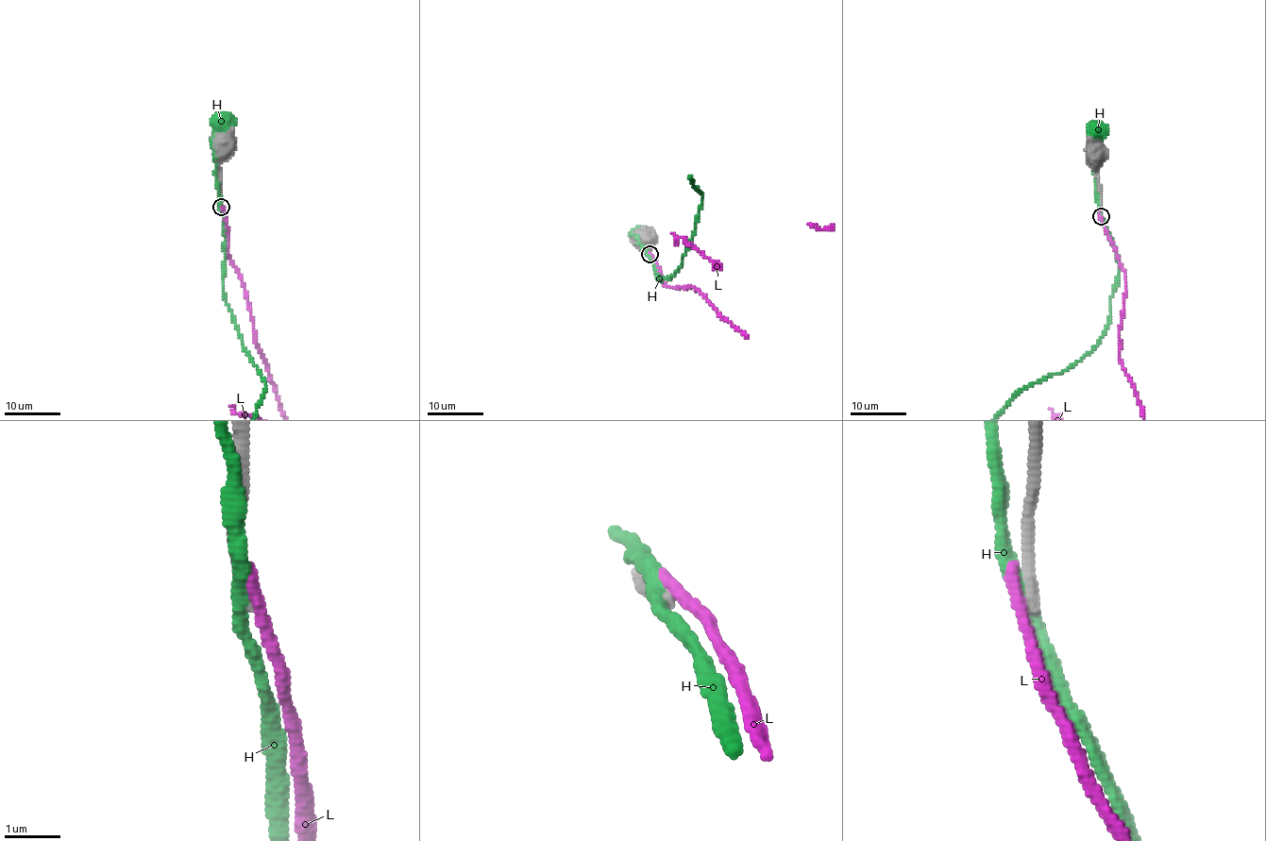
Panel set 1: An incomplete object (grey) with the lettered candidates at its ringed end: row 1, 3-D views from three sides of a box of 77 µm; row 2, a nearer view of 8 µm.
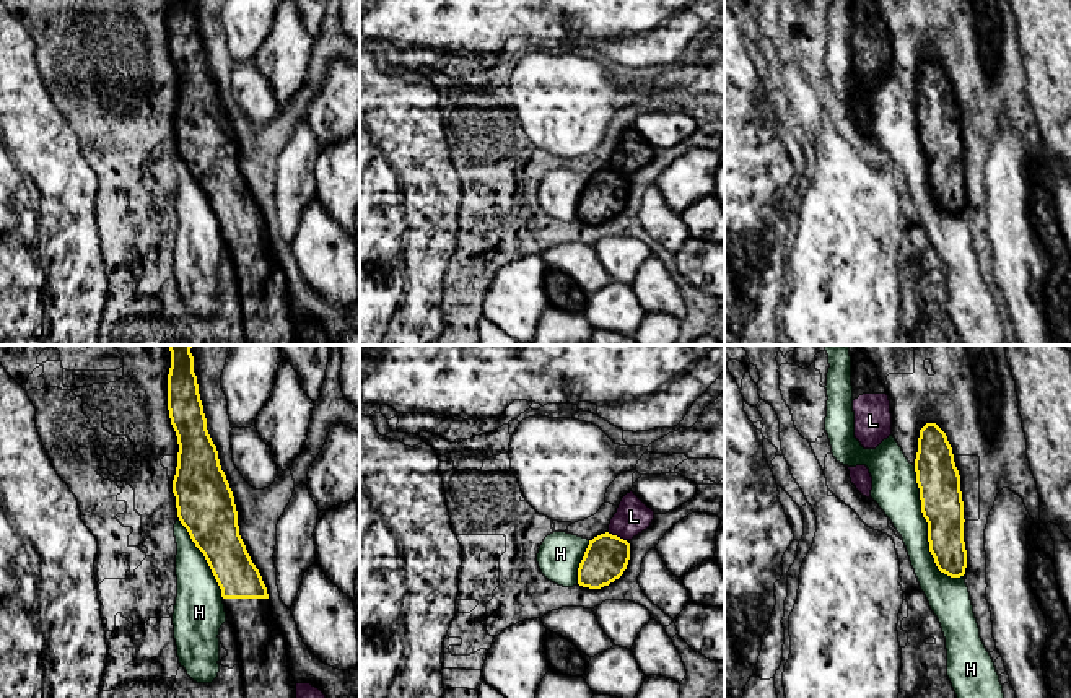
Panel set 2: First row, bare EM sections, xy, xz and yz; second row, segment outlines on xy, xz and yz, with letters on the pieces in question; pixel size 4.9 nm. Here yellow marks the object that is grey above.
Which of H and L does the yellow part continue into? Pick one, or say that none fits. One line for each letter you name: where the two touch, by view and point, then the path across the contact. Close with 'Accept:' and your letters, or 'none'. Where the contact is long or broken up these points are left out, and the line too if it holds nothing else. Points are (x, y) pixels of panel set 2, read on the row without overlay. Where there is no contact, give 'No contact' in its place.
Accept: none

